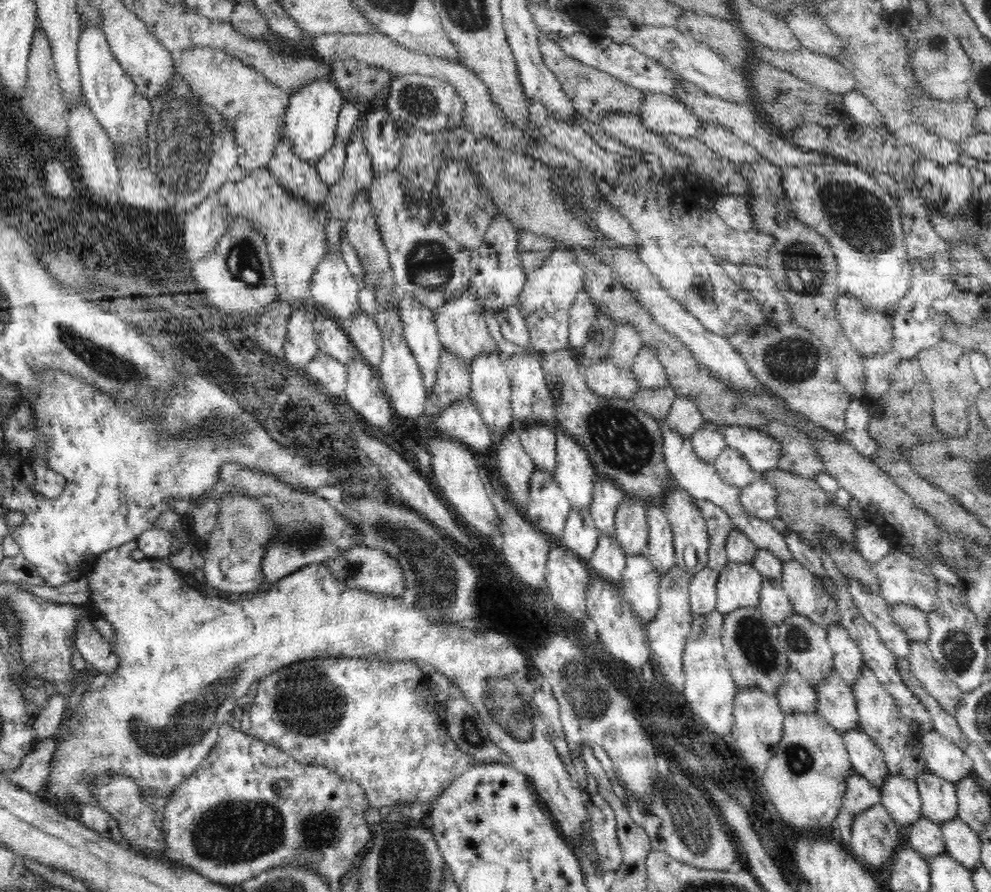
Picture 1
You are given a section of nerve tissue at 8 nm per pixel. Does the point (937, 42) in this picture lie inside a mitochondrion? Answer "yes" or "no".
yes

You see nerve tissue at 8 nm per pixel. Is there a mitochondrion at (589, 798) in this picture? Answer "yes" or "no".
no

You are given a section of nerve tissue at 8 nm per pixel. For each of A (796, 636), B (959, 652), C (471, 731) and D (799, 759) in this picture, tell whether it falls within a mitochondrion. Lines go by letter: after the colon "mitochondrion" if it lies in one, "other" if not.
A: mitochondrion
B: mitochondrion
C: mitochondrion
D: mitochondrion

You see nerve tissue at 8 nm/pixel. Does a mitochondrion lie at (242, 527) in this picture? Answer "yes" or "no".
yes

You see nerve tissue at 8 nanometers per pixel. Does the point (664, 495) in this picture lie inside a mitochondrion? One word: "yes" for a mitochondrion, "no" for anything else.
no

